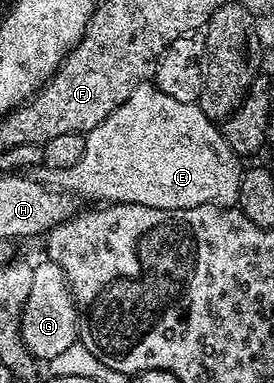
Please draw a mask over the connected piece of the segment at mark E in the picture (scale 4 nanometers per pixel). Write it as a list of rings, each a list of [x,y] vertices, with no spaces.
[[[146,82],[138,86],[131,94],[131,98],[127,98],[127,102],[123,102],[123,106],[116,108],[107,118],[103,118],[103,122],[99,122],[99,126],[95,126],[88,132],[83,146],[83,158],[79,158],[79,162],[75,162],[75,166],[42,171],[43,174],[40,173],[39,179],[42,184],[48,184],[50,188],[59,188],[62,192],[71,192],[82,201],[97,200],[93,202],[104,202],[106,205],[138,204],[159,210],[187,210],[191,206],[203,206],[204,204],[236,205],[242,171],[242,161],[237,153],[231,150],[231,146],[225,140],[224,131],[214,121],[210,120],[207,114],[203,114],[200,103],[179,102],[176,98],[171,98],[171,94],[163,94],[163,90],[159,90],[156,83]]]

